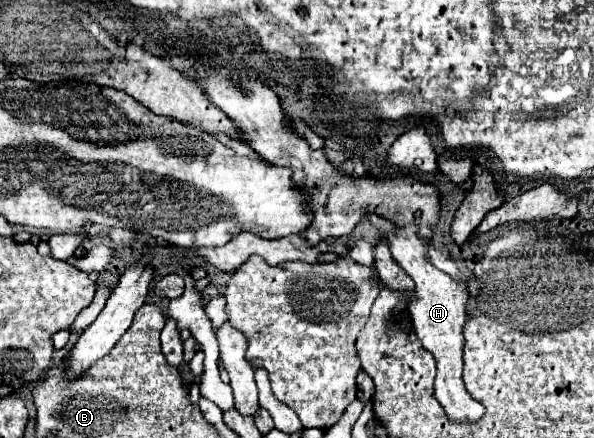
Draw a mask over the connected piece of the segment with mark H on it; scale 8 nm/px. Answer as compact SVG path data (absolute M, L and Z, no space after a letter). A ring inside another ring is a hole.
M414 224L394 228L392 232L386 232L386 240L390 244L390 252L394 260L406 270L406 274L416 282L416 298L410 302L408 312L416 330L416 336L420 338L422 346L434 356L438 376L436 376L436 400L444 406L448 412L448 418L454 422L464 420L478 420L484 416L484 406L480 406L464 388L462 382L462 348L464 348L464 336L462 328L466 324L466 302L468 292L466 286L452 278L450 274L444 274L428 260L428 250L424 240L418 236L418 228Z

